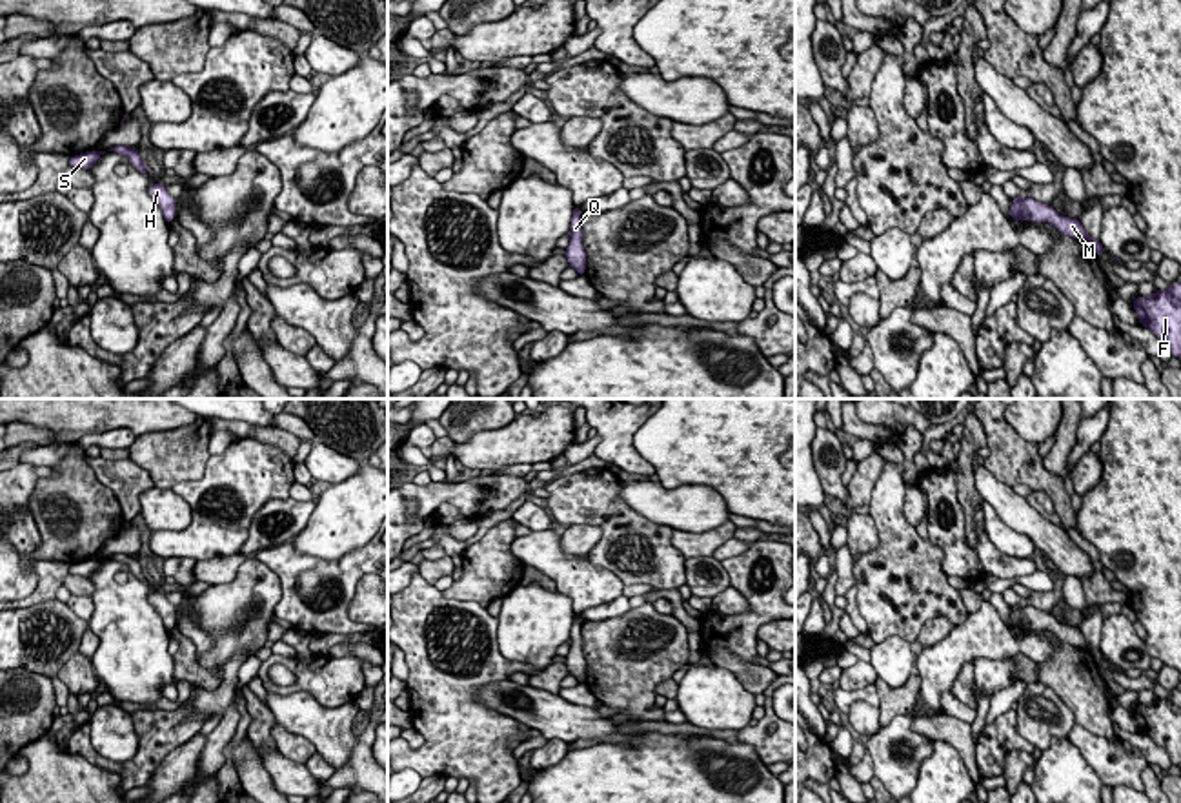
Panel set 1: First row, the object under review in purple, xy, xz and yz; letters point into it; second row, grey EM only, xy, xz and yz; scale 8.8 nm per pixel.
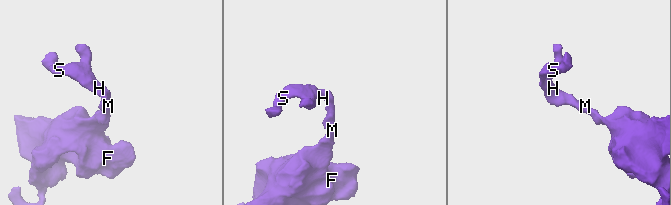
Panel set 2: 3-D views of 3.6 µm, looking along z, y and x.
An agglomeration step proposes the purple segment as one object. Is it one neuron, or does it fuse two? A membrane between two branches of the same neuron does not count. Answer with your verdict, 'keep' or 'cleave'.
keep

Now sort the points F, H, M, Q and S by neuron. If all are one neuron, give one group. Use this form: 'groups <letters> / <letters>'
groups F H M Q S

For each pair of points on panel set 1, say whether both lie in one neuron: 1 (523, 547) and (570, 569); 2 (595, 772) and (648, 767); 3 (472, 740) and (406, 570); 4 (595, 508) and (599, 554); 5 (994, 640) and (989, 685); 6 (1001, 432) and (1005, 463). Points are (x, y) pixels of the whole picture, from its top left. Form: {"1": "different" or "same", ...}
{"1": "same", "2": "same", "3": "different", "4": "same", "5": "different", "6": "same"}

